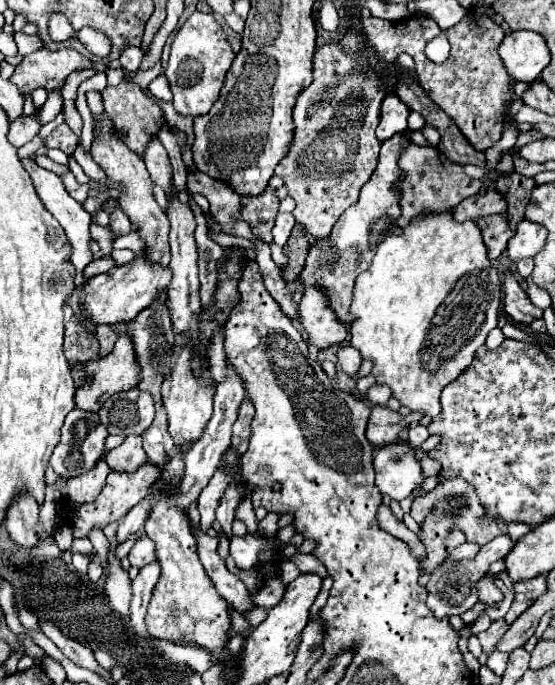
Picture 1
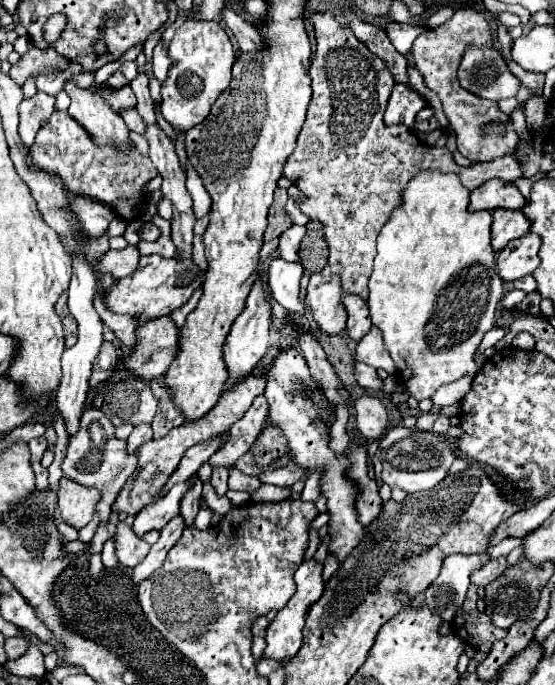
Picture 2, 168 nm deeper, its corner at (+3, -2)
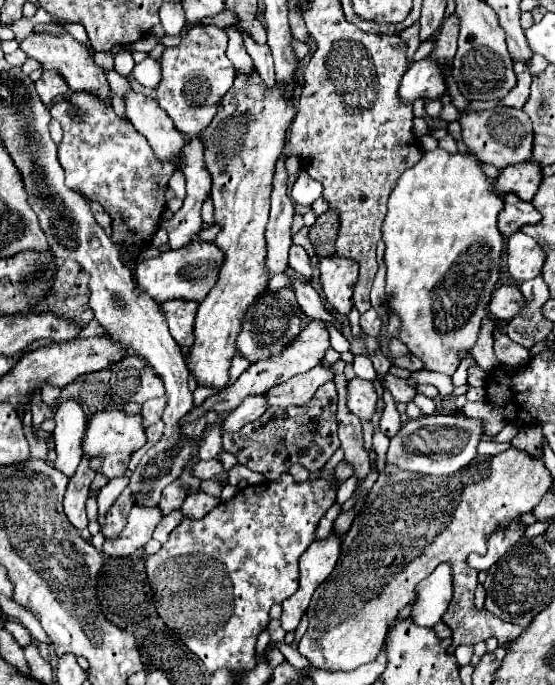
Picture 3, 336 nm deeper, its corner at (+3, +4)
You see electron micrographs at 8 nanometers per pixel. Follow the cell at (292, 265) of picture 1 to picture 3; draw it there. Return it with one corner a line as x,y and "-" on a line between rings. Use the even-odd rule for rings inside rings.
326,210
310,226
310,242
314,244
318,256
334,254
336,234
338,234
338,214
336,214
336,210

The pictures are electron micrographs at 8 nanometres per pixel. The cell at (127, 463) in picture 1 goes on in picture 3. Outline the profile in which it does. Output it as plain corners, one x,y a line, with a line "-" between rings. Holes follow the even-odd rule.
166,396
156,398
156,400
148,400
148,402
142,406
142,426
148,428
148,426
156,424
156,422
162,418
164,406
166,406

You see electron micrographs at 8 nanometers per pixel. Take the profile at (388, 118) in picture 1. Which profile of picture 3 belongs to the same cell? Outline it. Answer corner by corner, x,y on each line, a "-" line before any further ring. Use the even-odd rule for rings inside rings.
418,60
414,62
406,74
402,76
398,98
404,104
414,104
416,100
436,100
446,92
446,84
442,80
440,68
432,60

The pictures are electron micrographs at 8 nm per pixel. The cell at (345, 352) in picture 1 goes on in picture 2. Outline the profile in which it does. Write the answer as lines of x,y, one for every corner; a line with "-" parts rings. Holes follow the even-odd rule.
358,362
356,364
356,380
362,388
368,390
382,390
382,378
376,374
376,368

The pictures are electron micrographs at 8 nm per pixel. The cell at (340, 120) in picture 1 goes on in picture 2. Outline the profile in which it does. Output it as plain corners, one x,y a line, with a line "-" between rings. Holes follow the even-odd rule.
314,12
310,14
316,32
316,54
310,64
310,78
312,78
312,102
308,106
306,122
302,132
298,134
296,150
284,164
284,176
298,186
308,200
300,210
310,216
310,220
320,220
324,224
324,238
330,248
328,266
332,274
342,278
342,288
346,294
356,294
362,300
368,300
368,278
372,274
372,262
376,256
376,236
380,228
388,222
390,212
400,204
400,192
408,184
408,180
420,170
440,170
440,172
458,172
460,180
466,188
474,190
482,186
486,180
502,178
506,182
514,182
522,176
520,166
514,156
502,156
494,162
478,162
472,168
462,168
452,160
452,154
446,147
427,147
424,142
406,128
404,124
386,126
384,112
386,104
394,86
394,76
388,70
386,62
372,54
354,32
340,24
330,12

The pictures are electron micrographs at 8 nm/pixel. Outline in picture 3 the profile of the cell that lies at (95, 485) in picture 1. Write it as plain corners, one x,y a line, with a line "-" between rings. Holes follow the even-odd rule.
84,458
76,470
76,474
70,478
68,488
66,488
66,496
64,496
64,512
68,516
68,520
72,522
74,528
82,530
88,526
88,518
86,518
86,498
88,498
88,490
90,484
94,480
94,472
86,466
88,460

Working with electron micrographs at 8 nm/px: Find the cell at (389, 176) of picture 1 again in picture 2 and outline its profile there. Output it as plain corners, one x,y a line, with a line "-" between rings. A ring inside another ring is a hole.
344,294
344,306
348,310
348,336
354,342
360,342
372,328
370,322
370,314
368,314
368,306
364,300
358,300
358,296
348,296

